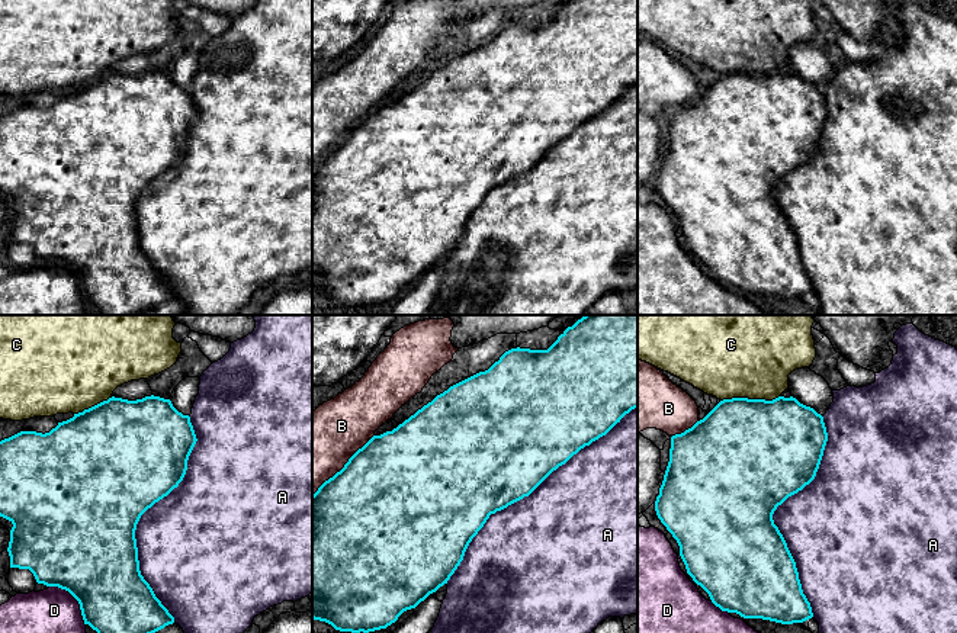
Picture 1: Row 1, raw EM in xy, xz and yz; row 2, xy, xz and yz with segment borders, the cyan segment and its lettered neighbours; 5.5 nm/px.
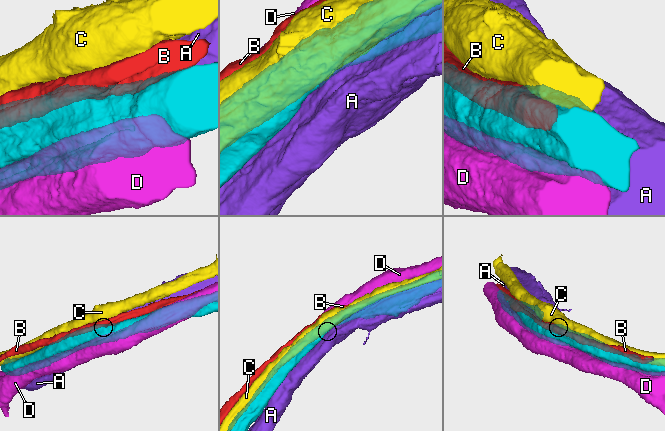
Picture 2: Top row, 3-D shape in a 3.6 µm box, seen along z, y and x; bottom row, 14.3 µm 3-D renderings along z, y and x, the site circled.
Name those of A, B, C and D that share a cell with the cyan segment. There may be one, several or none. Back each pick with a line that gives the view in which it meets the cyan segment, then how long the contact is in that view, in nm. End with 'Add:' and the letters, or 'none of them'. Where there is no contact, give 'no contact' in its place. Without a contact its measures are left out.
Add: none of them

